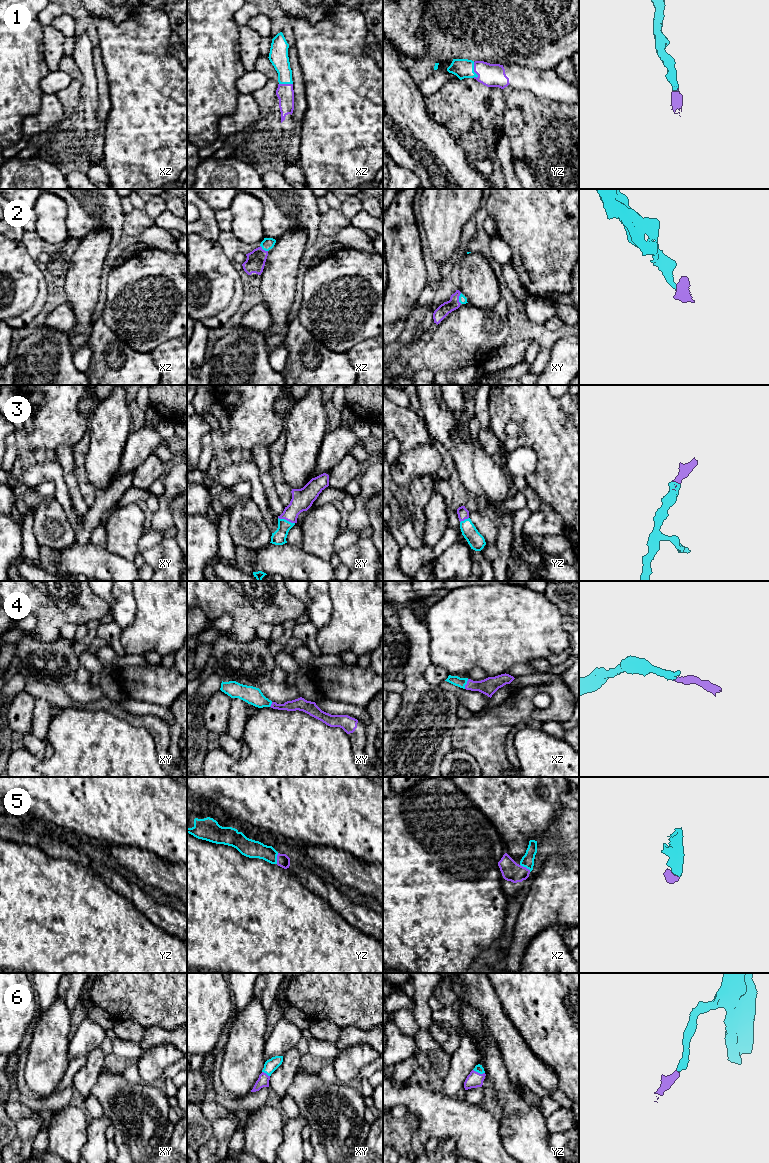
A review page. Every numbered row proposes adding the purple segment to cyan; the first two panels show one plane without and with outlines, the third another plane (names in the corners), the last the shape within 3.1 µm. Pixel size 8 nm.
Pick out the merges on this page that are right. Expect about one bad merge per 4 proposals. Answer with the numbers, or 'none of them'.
1, 2, 3, 4, 5, 6

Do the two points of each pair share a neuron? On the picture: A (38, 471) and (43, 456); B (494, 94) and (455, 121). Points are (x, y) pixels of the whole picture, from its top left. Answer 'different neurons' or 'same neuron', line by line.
A: different neurons
B: same neuron

